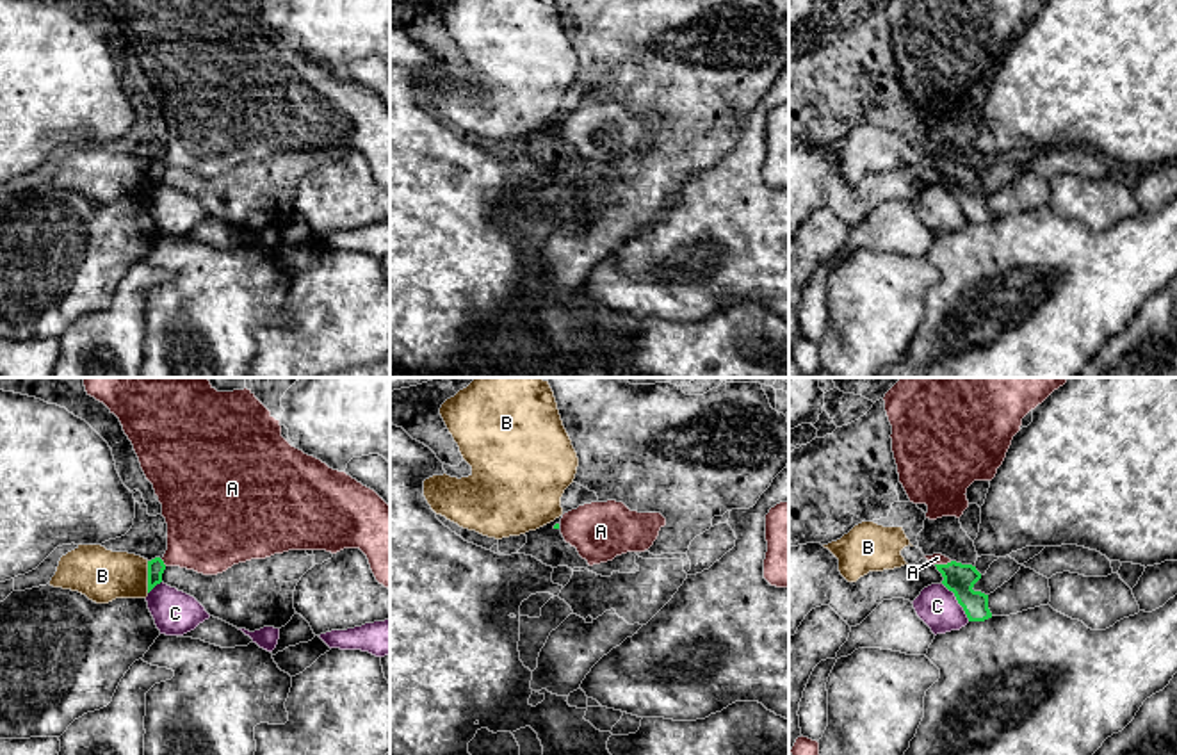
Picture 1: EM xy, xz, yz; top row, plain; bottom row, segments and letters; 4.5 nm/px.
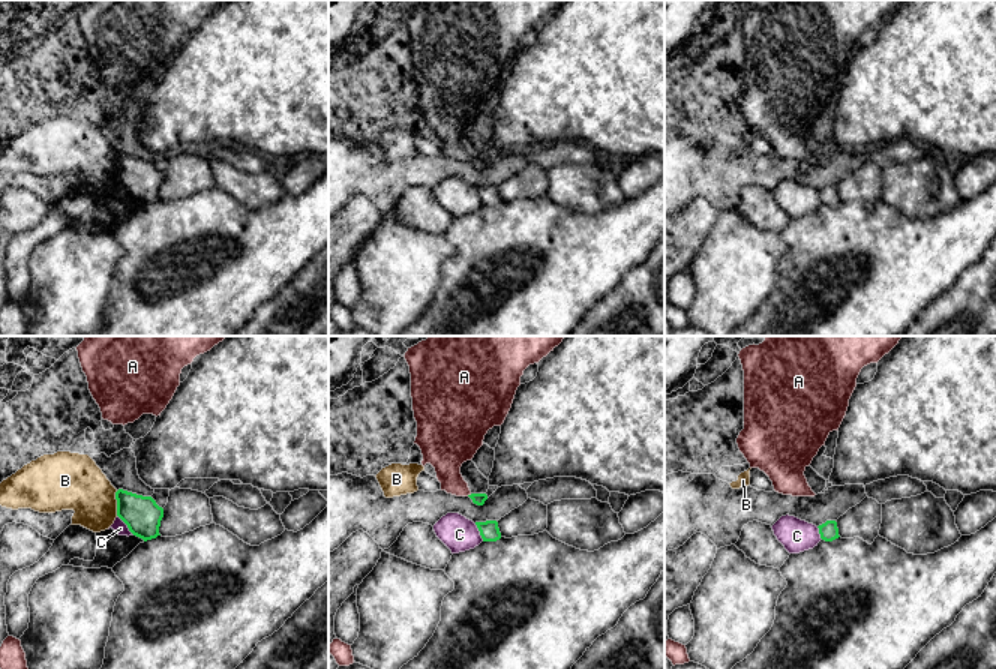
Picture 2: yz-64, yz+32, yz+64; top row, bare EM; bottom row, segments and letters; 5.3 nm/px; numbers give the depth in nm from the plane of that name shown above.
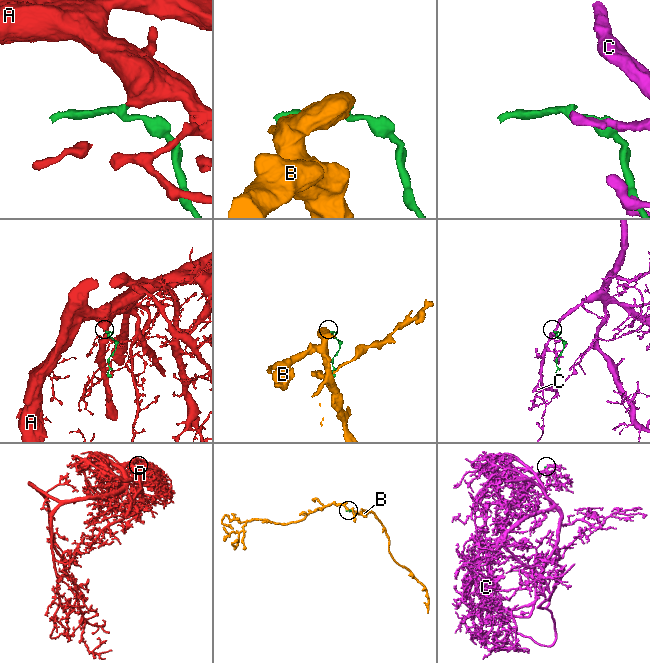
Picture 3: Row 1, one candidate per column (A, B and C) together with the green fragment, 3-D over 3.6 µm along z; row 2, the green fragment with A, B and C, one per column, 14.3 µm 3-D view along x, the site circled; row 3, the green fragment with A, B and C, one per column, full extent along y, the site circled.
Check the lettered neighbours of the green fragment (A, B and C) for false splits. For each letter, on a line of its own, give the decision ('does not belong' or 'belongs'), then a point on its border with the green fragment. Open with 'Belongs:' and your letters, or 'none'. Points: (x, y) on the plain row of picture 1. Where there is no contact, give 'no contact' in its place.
Belongs: A
A: belongs | yz (942, 166)
B: does not belong | xy (148, 178)
C: does not belong | yz (958, 203)

